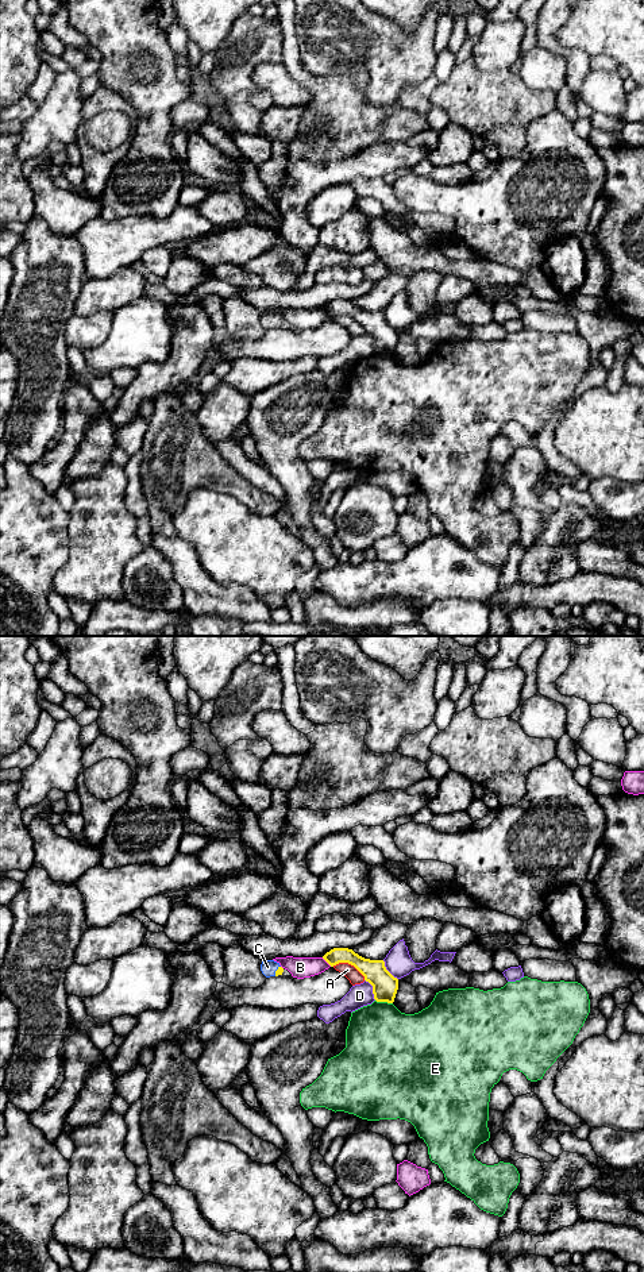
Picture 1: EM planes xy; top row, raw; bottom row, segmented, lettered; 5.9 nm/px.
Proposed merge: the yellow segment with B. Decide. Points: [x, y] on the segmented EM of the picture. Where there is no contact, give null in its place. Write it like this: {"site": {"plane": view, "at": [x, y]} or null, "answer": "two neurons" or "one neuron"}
{"site": {"plane": "xy", "at": [327, 962]}, "answer": "two neurons"}

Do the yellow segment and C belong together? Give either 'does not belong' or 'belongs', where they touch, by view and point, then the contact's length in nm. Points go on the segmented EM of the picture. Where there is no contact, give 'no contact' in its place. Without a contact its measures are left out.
belongs; meets yellow in xy at (276, 971); contact 70 nm long

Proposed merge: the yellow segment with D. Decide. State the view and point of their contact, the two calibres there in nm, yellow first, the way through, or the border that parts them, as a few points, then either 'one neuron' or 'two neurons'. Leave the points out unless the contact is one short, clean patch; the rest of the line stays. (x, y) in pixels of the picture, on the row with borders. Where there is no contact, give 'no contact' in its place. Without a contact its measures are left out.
xy (373, 990) | 150/140 nm | along xy (365, 979), (371, 986), (376, 999) | two neurons

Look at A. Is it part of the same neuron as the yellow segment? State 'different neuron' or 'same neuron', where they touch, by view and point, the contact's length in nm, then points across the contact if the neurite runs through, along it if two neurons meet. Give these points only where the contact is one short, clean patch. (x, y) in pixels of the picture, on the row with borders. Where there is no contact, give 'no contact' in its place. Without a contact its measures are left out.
different neuron; contact xy (350, 963); length 220 nm; border xy (332, 966), (350, 963), (365, 979)

